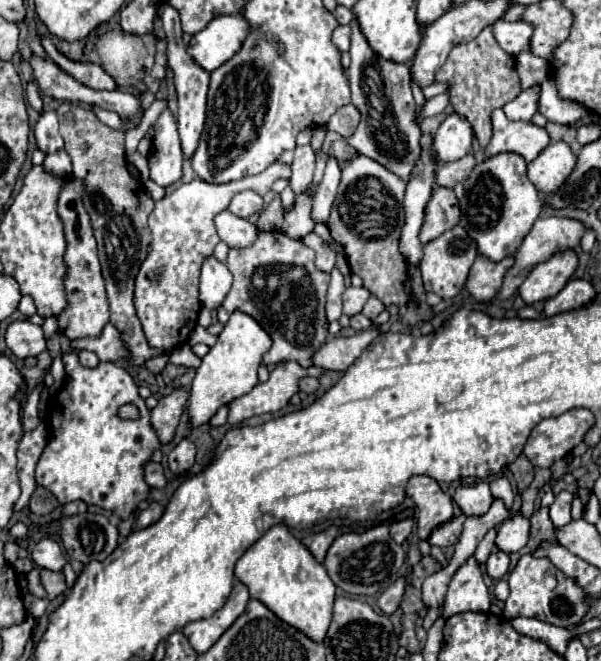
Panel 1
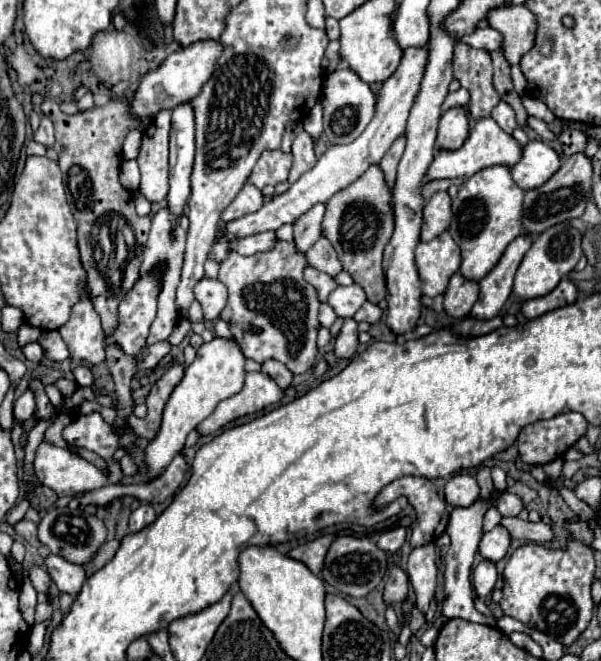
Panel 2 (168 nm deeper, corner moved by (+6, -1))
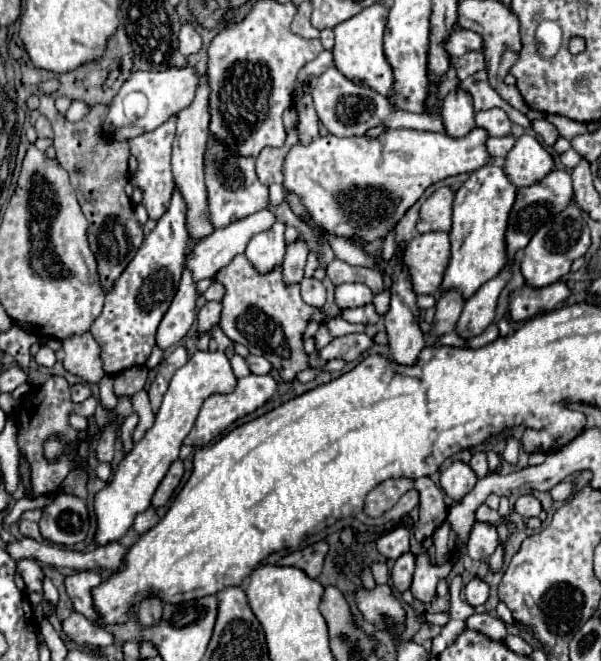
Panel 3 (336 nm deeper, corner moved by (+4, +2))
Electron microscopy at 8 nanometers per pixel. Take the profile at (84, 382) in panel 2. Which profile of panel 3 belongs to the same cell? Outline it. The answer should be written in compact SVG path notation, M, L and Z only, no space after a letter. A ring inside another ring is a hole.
M78 382L78 384L74 384L72 388L70 388L70 392L72 392L72 402L82 402L82 400L86 400L92 392L90 392L90 386L86 384L86 382Z

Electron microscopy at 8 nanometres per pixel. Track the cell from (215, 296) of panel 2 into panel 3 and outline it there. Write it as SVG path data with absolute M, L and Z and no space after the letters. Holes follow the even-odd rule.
M206 302L198 312L198 326L202 332L208 332L212 326L220 322L222 304L220 302Z

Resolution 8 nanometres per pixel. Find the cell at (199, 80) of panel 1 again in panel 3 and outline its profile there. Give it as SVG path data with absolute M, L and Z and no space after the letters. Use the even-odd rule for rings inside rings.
M178 190L172 192L172 202L166 214L158 220L156 228L146 236L142 248L116 280L114 290L106 294L104 310L94 320L90 332L102 346L102 362L106 374L118 374L132 366L144 366L148 360L158 324L166 314L184 268L184 256L188 250L186 234L186 202Z

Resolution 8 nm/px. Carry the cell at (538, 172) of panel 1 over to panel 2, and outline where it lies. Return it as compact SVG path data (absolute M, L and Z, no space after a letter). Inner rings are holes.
M528 141L520 161L510 169L512 179L520 189L536 189L544 185L560 167L558 153L542 141Z

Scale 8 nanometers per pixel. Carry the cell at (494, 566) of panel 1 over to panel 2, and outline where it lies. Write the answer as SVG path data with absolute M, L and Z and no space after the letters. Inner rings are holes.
M482 561L474 571L472 571L472 587L478 593L478 597L488 597L496 585L496 567L492 561Z

